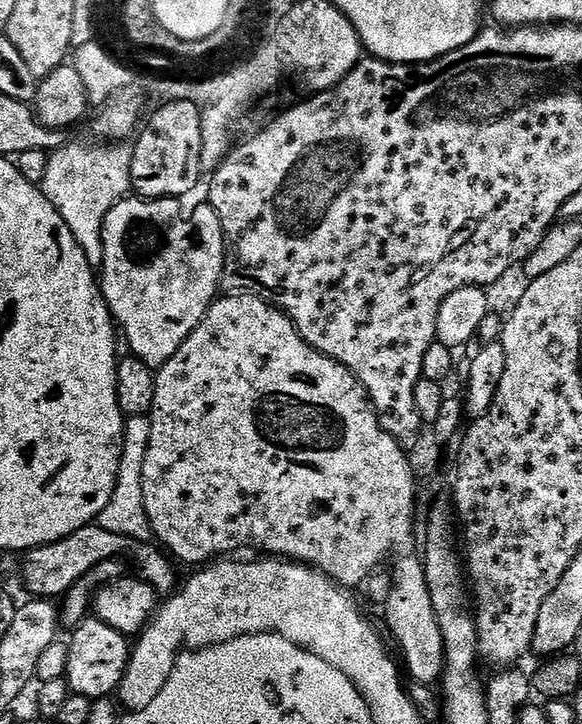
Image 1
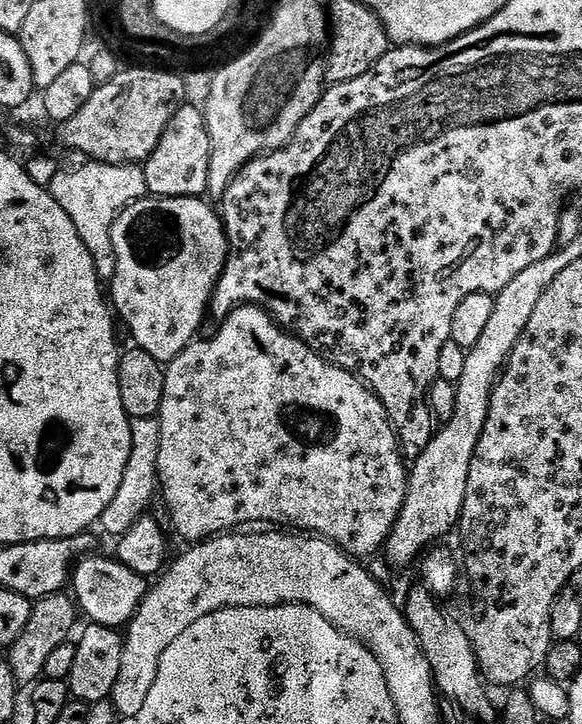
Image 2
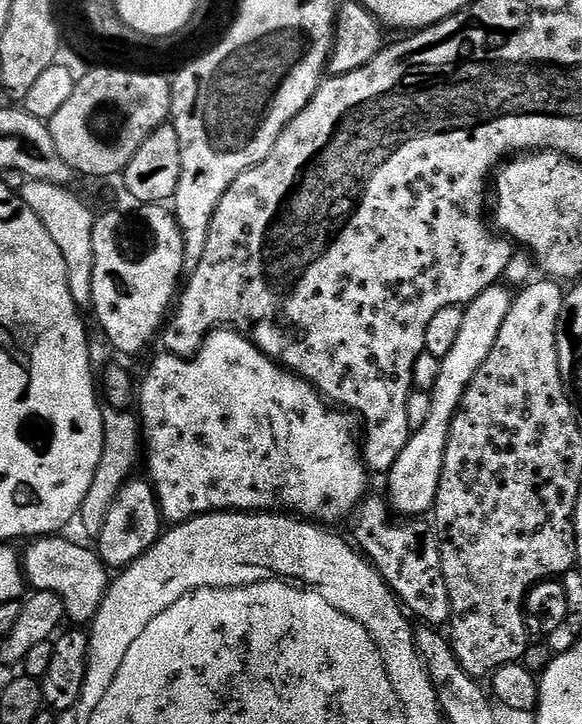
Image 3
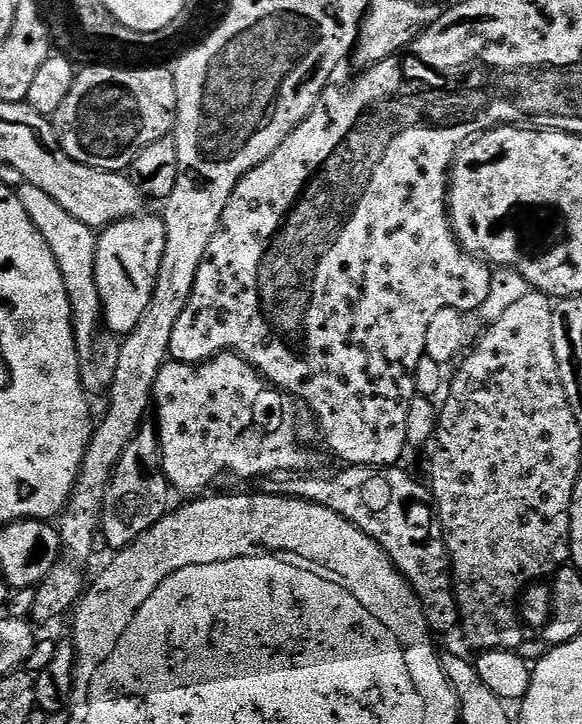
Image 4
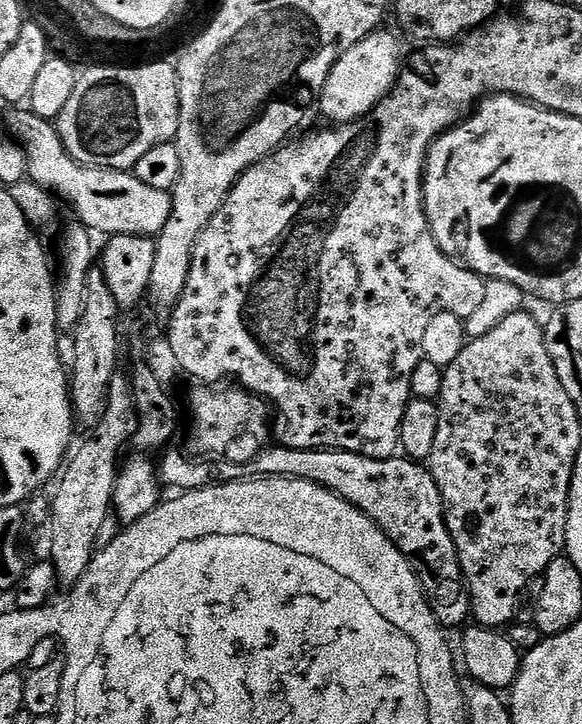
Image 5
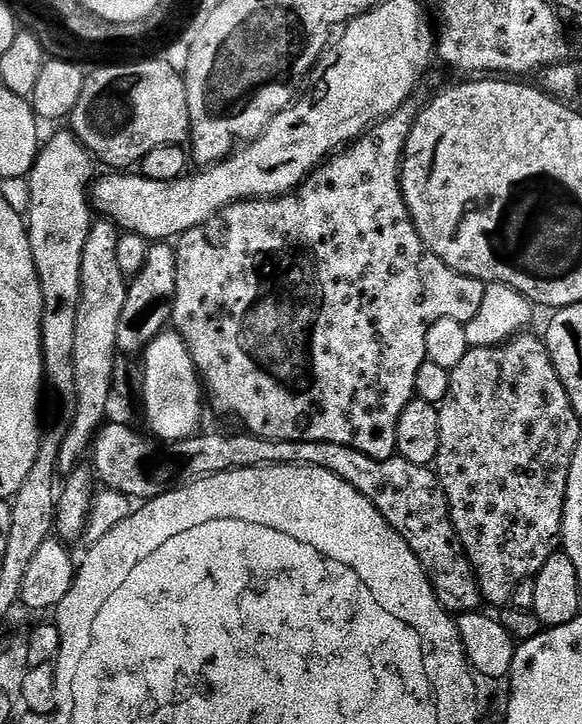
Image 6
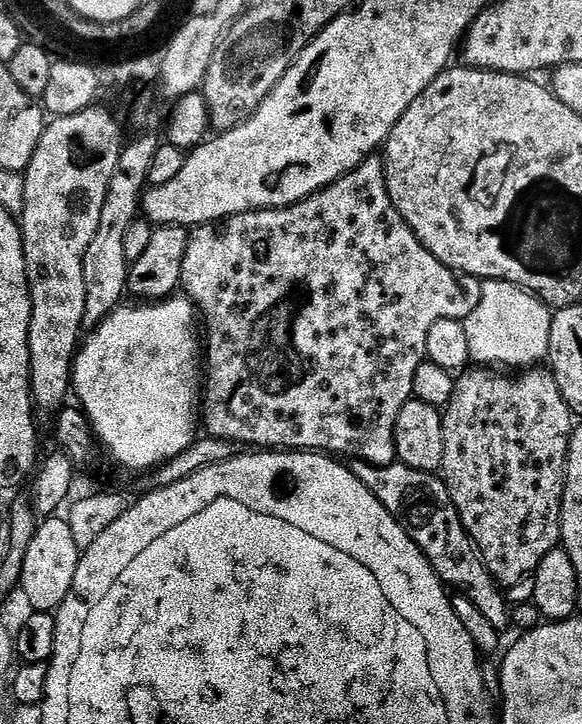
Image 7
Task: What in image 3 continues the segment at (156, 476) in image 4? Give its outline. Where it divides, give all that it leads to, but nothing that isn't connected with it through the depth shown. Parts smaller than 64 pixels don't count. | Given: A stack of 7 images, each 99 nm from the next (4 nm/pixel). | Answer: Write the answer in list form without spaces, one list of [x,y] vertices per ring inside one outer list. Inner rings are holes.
[[[132,478],[119,490],[106,514],[104,526],[96,539],[97,555],[105,567],[122,570],[148,552],[158,541],[162,534],[160,524],[162,517],[155,489],[145,479]]]

